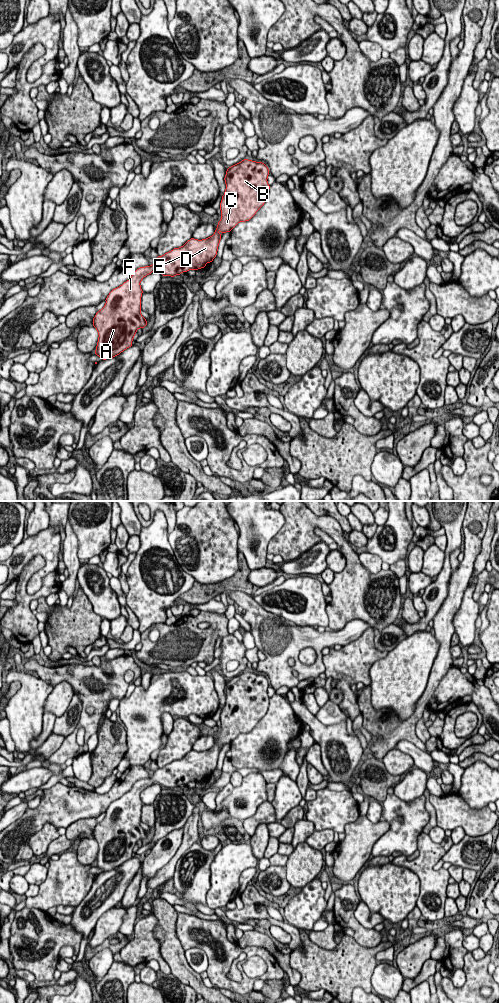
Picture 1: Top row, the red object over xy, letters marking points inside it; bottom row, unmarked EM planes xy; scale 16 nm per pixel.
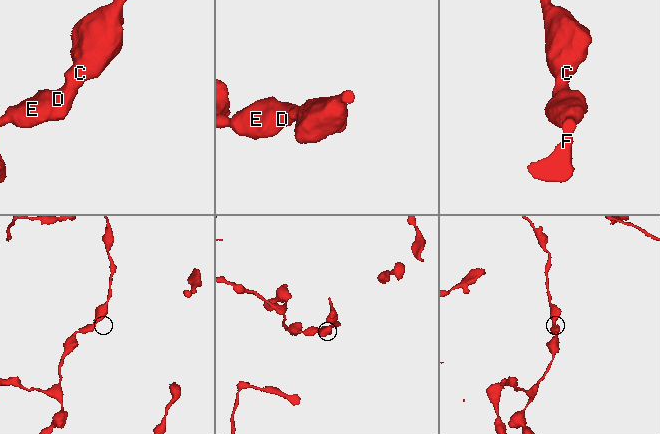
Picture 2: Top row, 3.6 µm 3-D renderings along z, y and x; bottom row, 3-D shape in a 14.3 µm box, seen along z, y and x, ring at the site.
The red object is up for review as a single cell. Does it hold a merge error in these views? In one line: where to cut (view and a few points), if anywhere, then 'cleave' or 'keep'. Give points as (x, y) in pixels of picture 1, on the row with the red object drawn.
no cut | keep

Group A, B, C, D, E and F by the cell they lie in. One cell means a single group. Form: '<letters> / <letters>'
A B C D E F

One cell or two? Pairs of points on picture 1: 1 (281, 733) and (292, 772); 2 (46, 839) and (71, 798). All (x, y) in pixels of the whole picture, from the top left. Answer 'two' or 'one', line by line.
1: two
2: two

